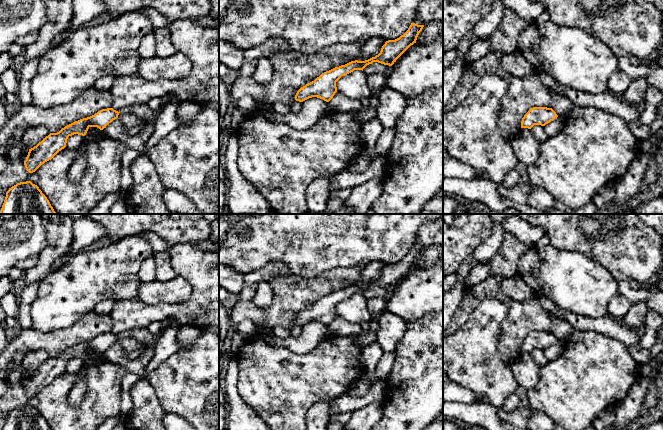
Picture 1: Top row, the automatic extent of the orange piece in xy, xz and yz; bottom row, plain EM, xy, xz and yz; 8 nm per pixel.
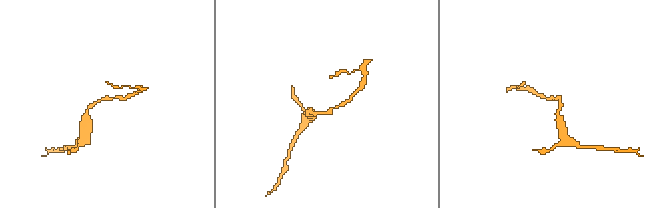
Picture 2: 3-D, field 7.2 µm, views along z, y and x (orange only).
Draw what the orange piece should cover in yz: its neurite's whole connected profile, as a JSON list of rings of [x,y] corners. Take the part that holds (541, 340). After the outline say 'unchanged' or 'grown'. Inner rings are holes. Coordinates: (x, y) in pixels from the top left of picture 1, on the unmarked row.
[[[533,331],[522,342],[521,352],[531,353],[534,349],[545,350],[557,341],[552,332]]] | unchanged

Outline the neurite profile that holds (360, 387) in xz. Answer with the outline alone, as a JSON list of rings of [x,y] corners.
[[[363,376],[355,380],[350,387],[347,390],[347,394],[352,395],[352,396],[366,396],[371,388],[371,386],[374,383],[381,382],[385,383],[387,381],[387,377],[385,379],[379,379],[377,378],[376,381],[369,381],[368,379],[365,379]]]

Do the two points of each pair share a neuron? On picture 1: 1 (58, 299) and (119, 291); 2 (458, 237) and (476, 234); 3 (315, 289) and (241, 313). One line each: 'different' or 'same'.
1: same
2: same
3: same

